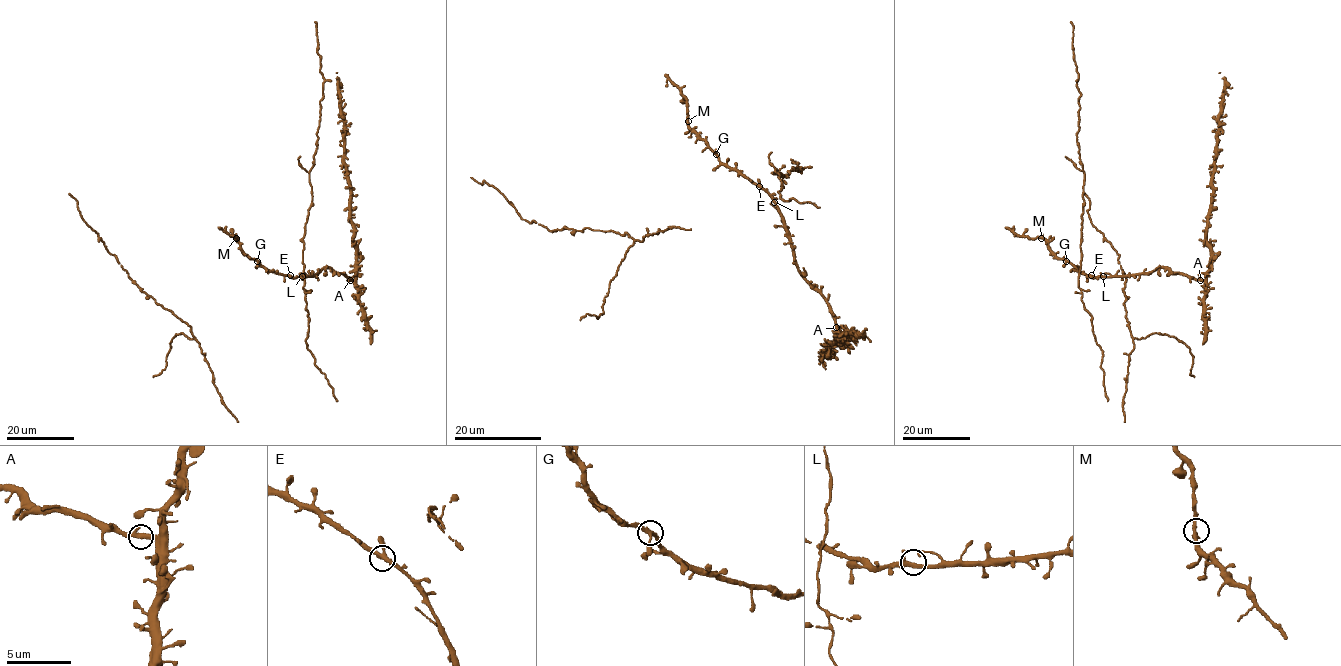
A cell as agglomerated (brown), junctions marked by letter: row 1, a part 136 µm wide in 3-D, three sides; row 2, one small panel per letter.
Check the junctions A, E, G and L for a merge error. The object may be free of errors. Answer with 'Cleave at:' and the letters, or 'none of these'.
Cleave at: none of these

